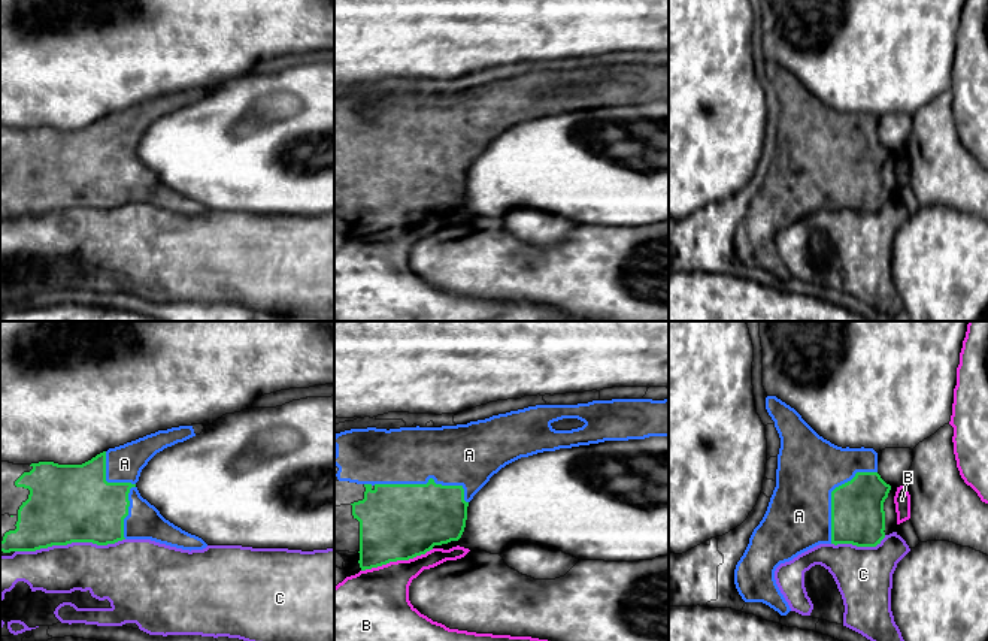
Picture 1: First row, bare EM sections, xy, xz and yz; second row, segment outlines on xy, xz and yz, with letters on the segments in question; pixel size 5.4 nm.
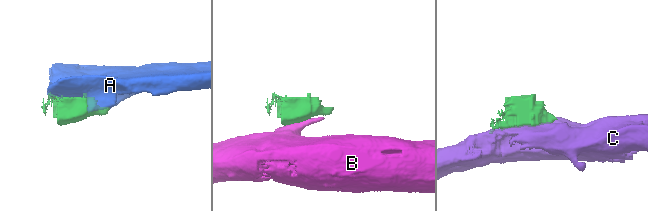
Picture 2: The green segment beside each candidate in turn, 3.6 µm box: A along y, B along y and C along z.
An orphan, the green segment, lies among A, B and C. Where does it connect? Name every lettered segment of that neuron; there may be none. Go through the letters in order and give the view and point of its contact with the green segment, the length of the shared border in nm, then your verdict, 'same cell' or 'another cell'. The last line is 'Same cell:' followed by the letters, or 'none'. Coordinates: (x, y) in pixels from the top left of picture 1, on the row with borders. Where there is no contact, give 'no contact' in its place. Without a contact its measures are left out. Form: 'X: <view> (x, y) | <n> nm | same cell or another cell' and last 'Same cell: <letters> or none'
A: xz (421, 484) | 550 nm | same cell
B: xz (397, 559) | 420 nm | another cell
C: xy (69, 543) | 600 nm | another cell
Same cell: A

